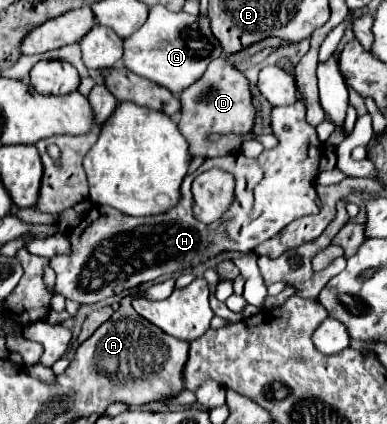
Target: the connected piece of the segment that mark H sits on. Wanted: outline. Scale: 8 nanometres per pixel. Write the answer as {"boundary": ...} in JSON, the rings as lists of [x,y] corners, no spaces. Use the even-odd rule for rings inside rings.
{"boundary":[[[298,101],[274,107],[270,111],[270,127],[272,135],[278,139],[276,147],[264,149],[256,159],[250,159],[244,153],[204,159],[194,173],[186,175],[180,203],[166,213],[128,217],[120,215],[120,211],[112,211],[112,207],[94,205],[82,217],[80,225],[70,229],[72,255],[56,255],[50,259],[50,267],[56,273],[56,293],[80,305],[98,303],[114,293],[124,293],[162,275],[202,265],[226,251],[250,253],[258,243],[284,231],[294,219],[316,215],[320,209],[316,205],[314,181],[322,159],[322,141],[318,141],[316,129],[308,125],[304,105]],[[214,167],[234,175],[236,191],[232,207],[222,219],[206,225],[192,213],[194,197],[190,187],[200,173]]]}

